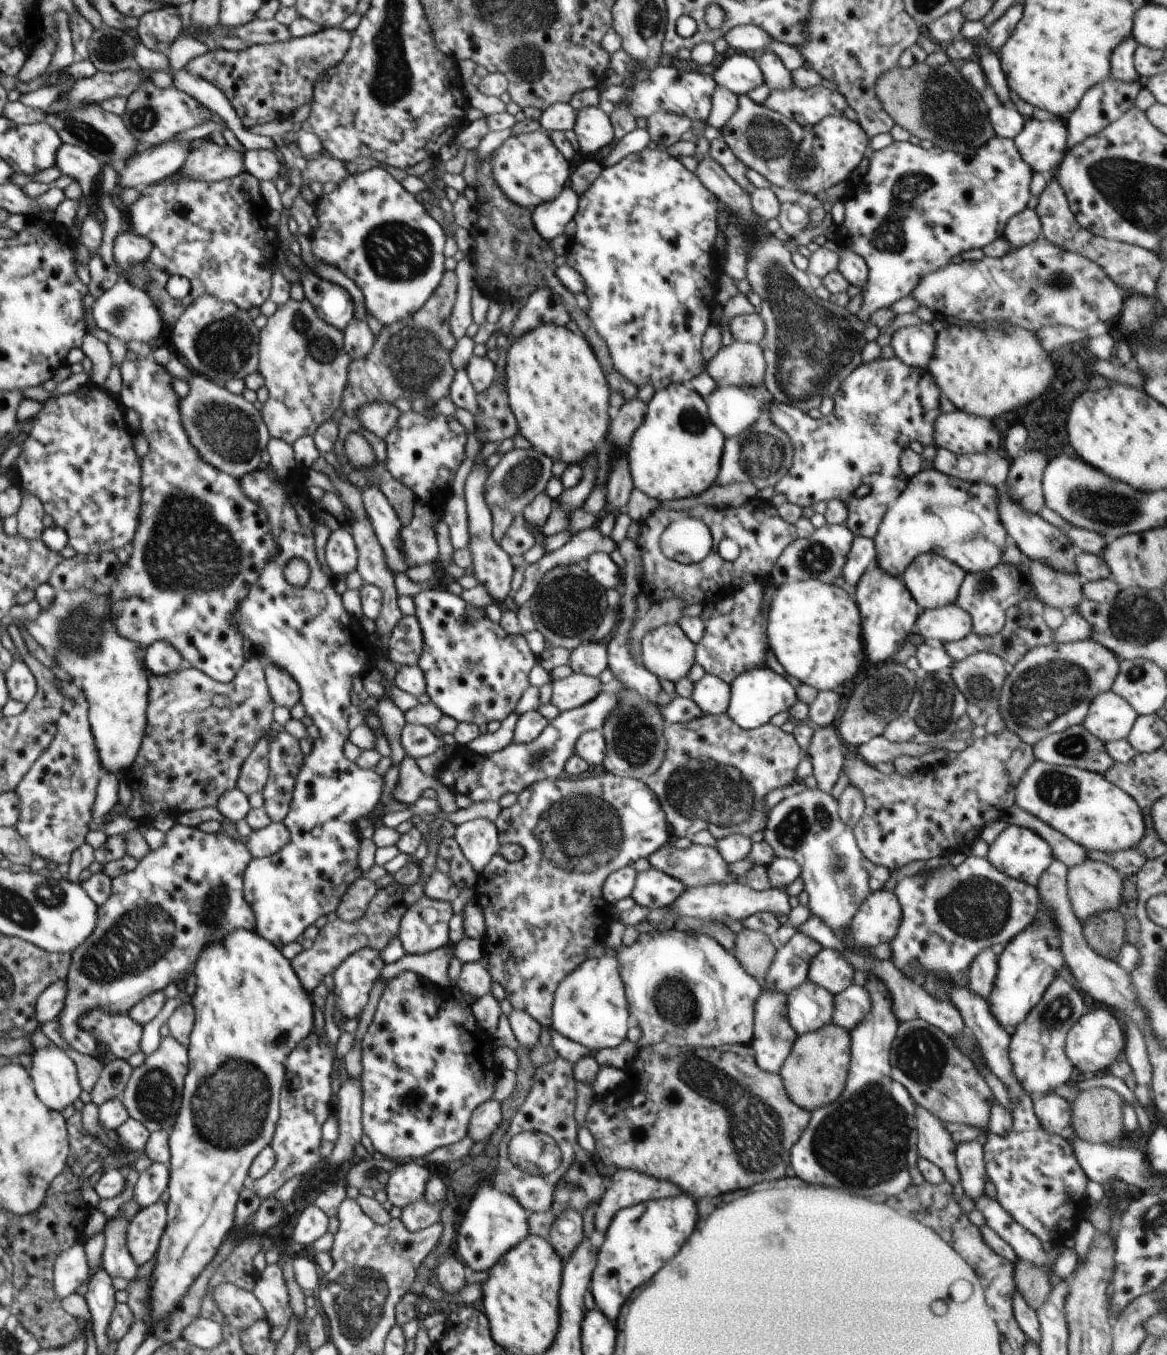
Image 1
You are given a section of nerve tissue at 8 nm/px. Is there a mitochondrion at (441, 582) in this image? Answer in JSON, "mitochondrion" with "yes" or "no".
{"mitochondrion":"no"}

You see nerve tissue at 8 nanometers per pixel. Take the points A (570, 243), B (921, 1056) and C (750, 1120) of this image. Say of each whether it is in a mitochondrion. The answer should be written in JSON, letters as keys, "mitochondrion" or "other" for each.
{"A":"other","B":"mitochondrion","C":"mitochondrion"}

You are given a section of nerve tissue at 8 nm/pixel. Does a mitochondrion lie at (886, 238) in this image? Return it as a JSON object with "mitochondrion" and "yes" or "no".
{"mitochondrion":"yes"}

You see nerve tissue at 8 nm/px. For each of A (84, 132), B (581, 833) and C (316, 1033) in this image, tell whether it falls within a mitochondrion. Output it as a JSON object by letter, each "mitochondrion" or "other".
{"A":"mitochondrion","B":"mitochondrion","C":"other"}

